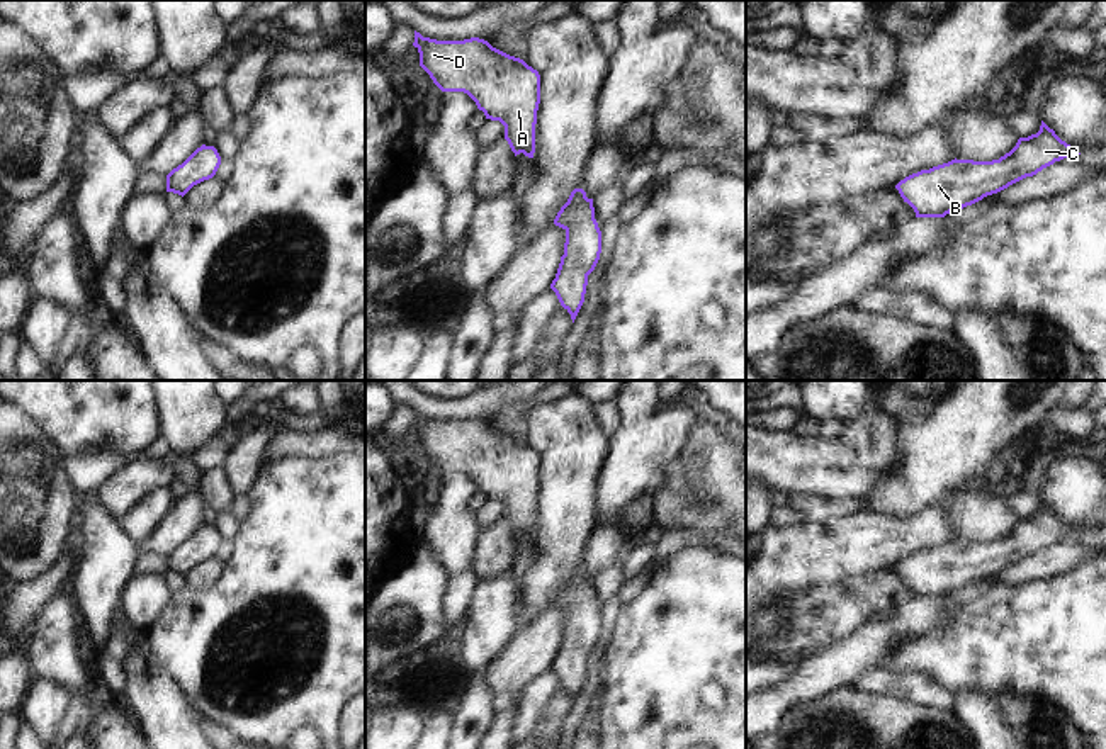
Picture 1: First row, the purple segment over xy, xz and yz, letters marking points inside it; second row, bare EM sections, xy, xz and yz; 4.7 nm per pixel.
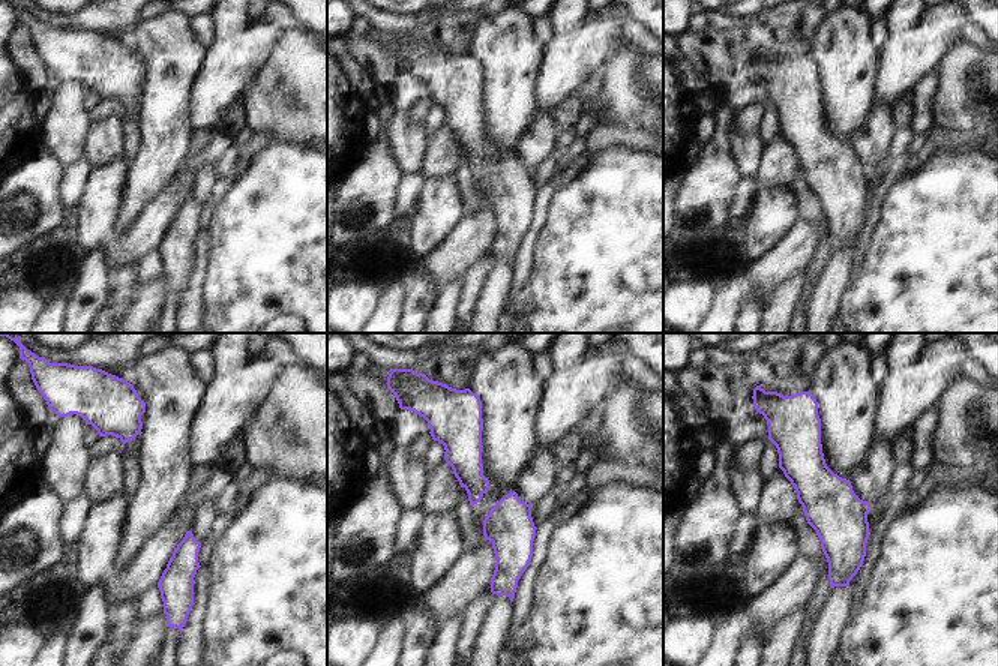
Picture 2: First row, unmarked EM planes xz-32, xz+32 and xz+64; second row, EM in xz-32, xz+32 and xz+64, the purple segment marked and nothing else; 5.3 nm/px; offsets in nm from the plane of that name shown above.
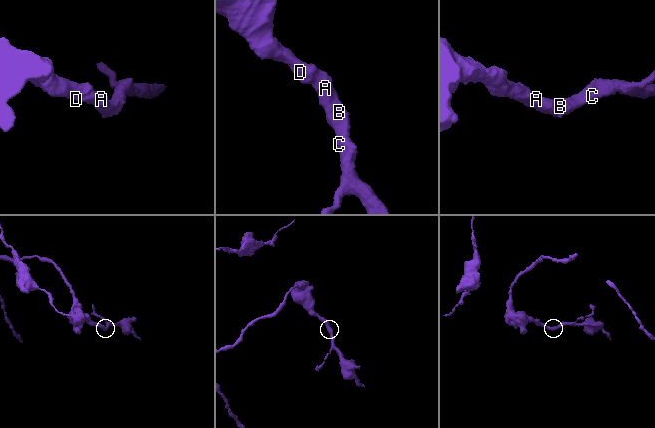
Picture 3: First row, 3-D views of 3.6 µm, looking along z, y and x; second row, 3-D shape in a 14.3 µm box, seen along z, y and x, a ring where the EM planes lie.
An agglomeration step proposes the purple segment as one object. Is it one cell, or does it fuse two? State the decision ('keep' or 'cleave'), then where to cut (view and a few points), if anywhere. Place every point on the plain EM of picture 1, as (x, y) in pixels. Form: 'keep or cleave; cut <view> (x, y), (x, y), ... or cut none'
keep; cut none

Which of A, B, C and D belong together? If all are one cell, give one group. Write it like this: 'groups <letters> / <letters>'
groups A B C D

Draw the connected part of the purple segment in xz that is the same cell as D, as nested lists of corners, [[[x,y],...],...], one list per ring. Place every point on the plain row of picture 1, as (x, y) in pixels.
[[[415,411],[420,447],[442,472],[464,472],[486,499],[505,506],[511,532],[533,538],[540,455],[488,421],[437,421]]]

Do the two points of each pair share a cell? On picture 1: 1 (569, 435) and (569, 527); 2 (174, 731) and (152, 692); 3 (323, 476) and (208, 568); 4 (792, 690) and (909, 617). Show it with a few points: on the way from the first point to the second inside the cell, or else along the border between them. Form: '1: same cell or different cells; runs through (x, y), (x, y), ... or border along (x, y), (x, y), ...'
1: same cell; runs through (569, 457), (569, 505)
2: same cell; runs through (167, 720), (157, 702)
3: different cells; border along (223, 564), (211, 585), (187, 586)
4: same cell; runs through (821, 675), (880, 639)

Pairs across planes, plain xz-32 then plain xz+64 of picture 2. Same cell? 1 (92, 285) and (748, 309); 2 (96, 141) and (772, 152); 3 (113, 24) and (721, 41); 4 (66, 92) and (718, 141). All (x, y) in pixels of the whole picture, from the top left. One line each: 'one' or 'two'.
1: one
2: one
3: two
4: two

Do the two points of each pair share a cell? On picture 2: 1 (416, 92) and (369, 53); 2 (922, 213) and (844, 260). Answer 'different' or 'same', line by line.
1: same
2: different

